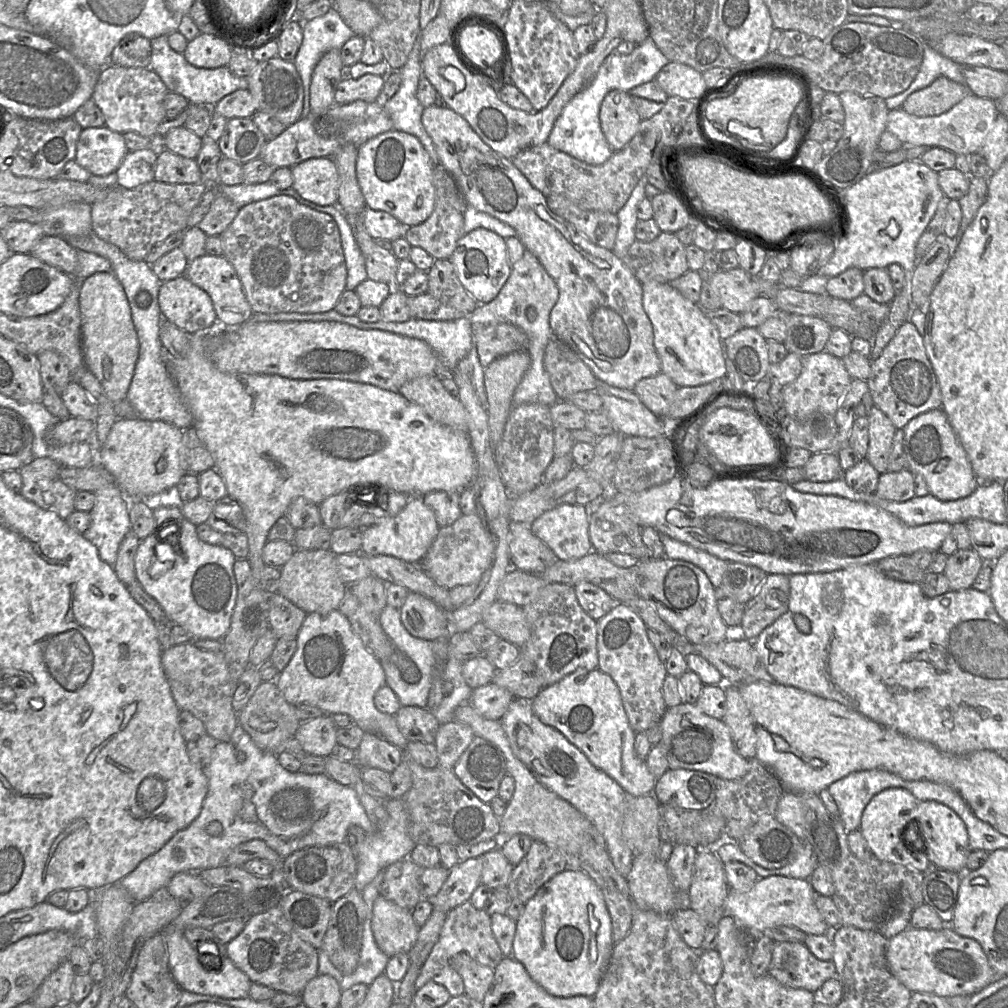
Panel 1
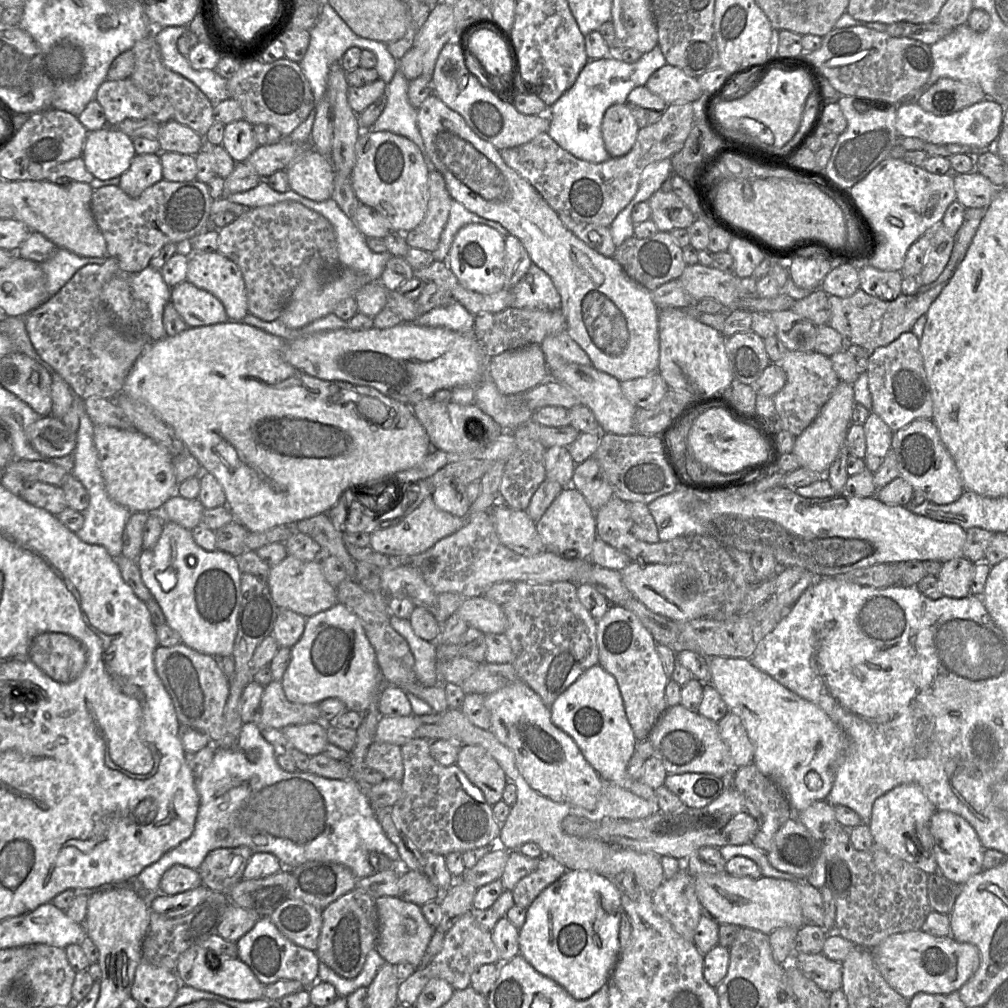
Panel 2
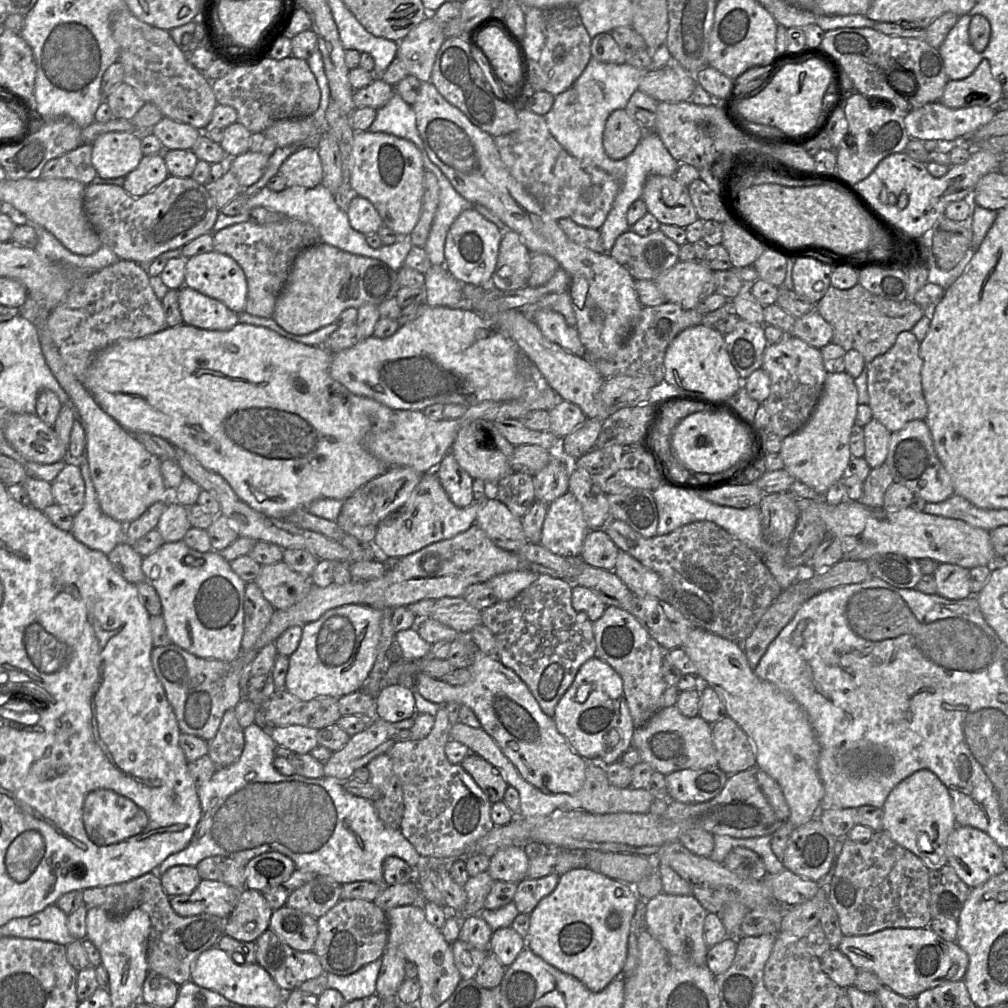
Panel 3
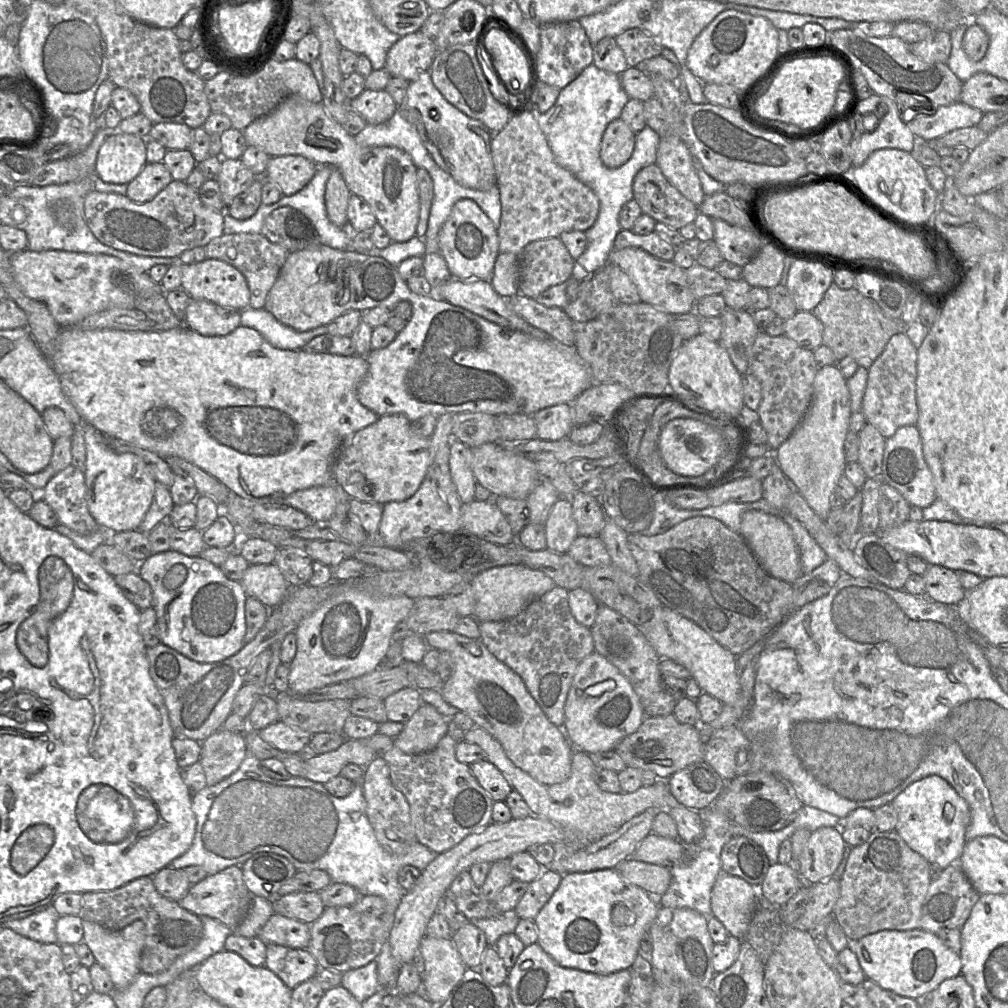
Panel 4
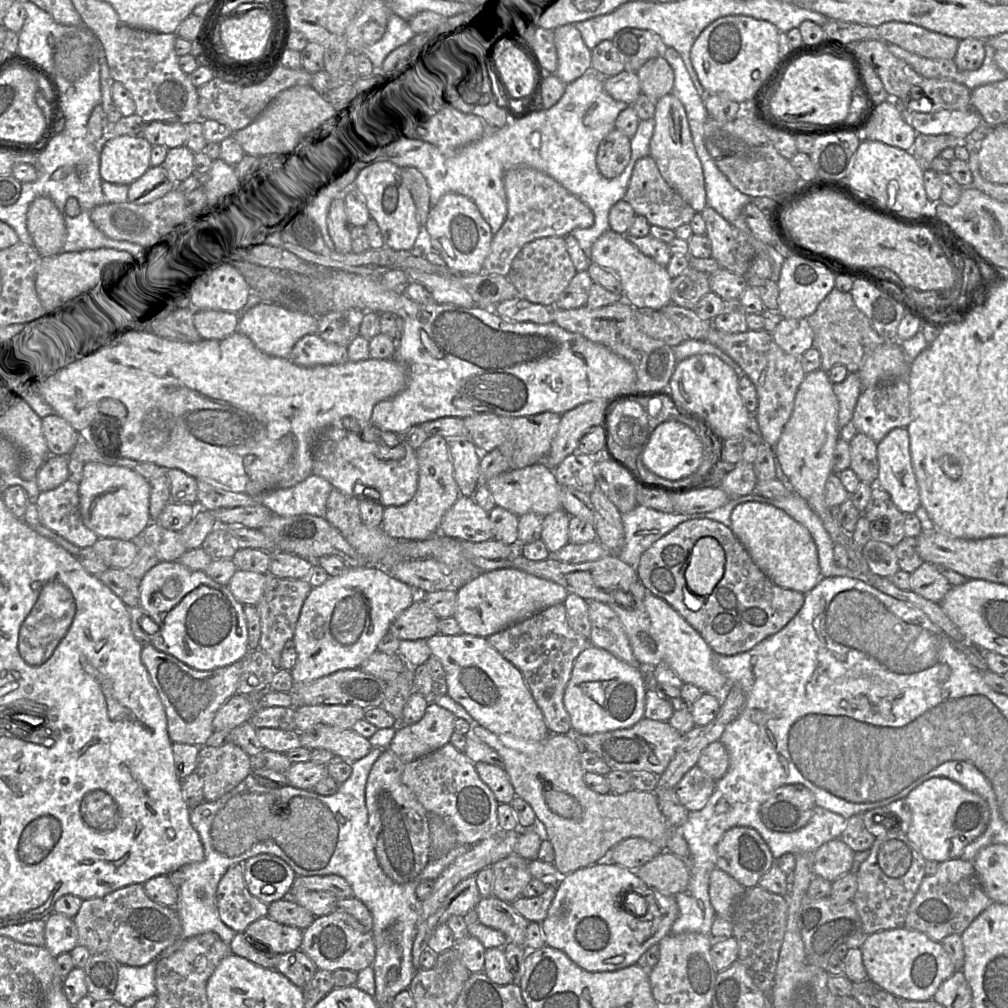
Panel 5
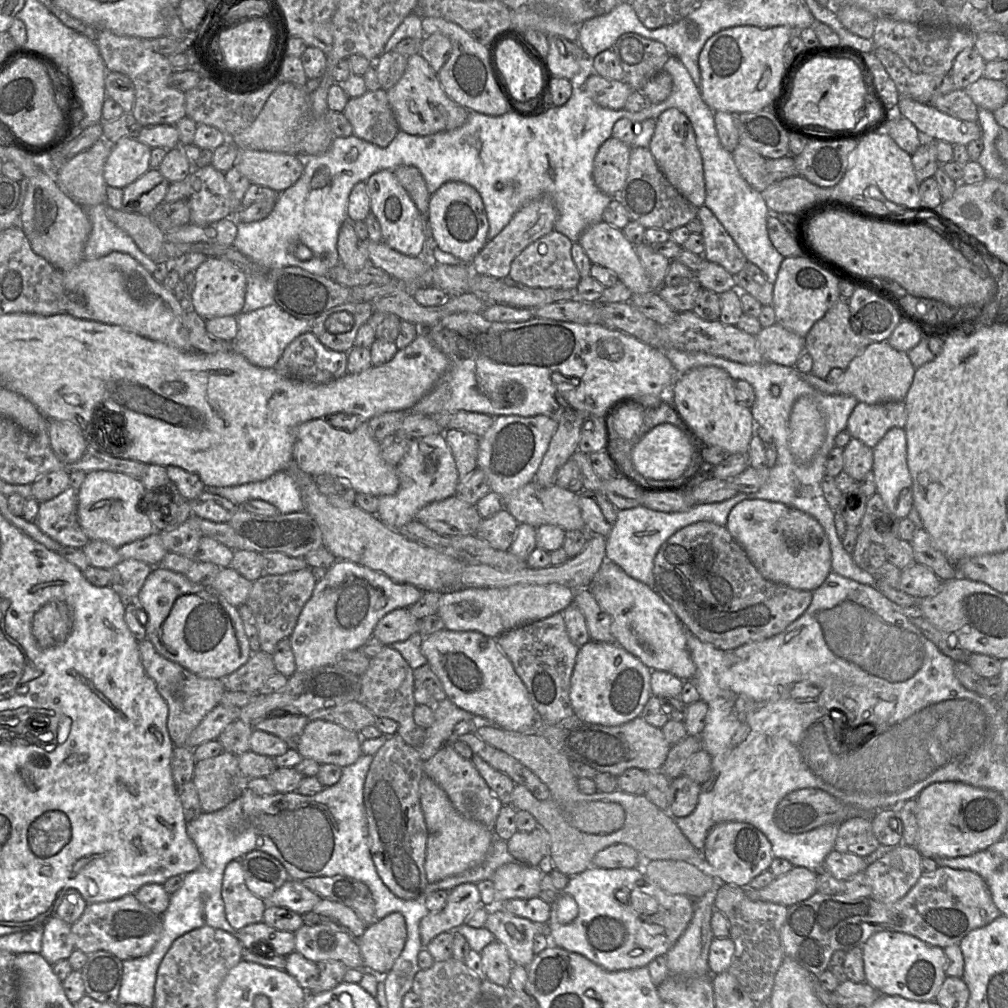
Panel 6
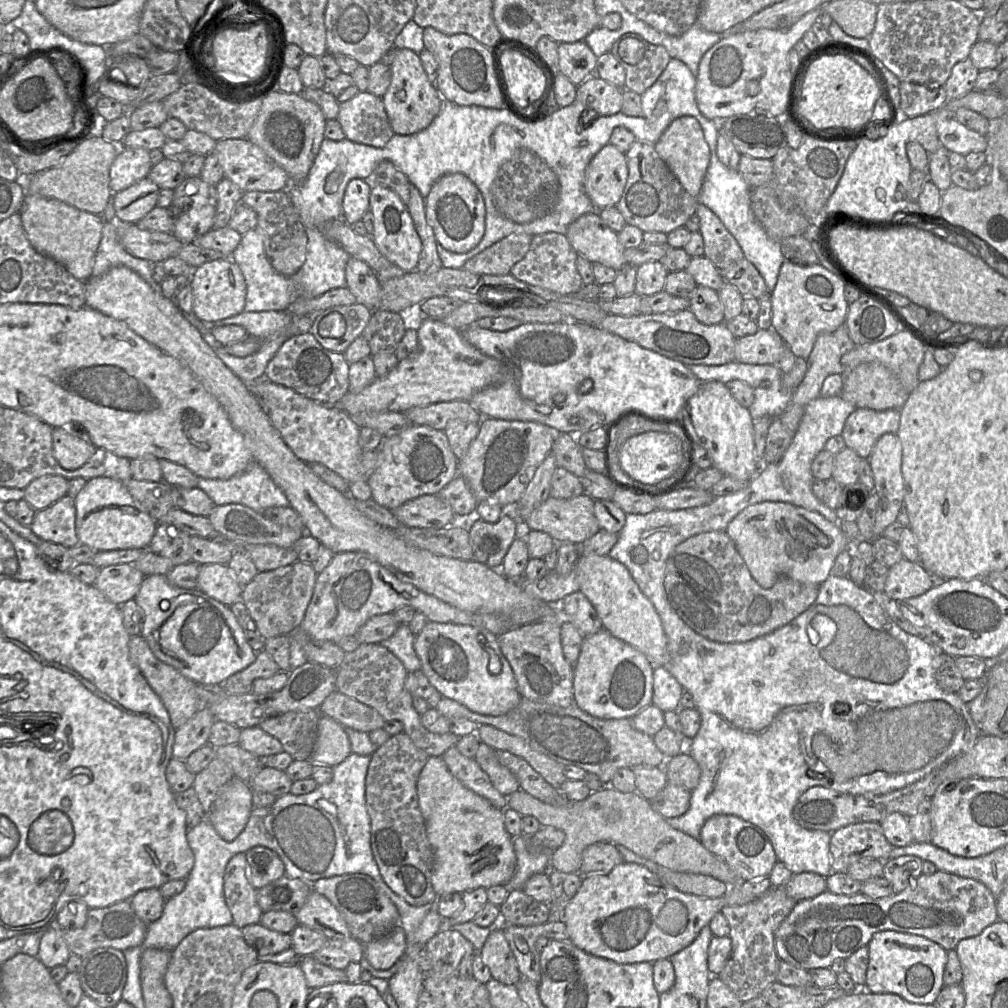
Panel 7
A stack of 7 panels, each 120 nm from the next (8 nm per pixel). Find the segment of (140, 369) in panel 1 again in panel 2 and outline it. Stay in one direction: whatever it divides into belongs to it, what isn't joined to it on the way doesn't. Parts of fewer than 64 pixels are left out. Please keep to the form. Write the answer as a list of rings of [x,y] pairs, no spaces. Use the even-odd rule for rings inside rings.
[[[148,265],[137,273],[126,274],[131,288],[132,300],[142,301],[148,311],[148,318],[143,325],[143,333],[149,342],[165,337],[163,312],[170,301],[171,288],[164,282],[159,270]]]

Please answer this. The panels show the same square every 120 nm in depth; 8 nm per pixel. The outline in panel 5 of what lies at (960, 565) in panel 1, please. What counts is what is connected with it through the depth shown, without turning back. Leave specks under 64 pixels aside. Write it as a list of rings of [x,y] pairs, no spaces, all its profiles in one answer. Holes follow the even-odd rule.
[[[924,562],[910,575],[911,590],[923,598],[940,603],[952,587],[939,569]]]

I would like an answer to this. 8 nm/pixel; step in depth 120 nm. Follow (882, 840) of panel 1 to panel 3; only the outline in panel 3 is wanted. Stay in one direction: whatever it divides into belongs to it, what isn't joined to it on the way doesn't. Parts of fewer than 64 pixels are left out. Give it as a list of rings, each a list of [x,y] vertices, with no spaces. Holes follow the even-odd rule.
[[[920,770],[893,788],[882,807],[883,831],[915,854],[929,870],[947,865],[946,843],[957,826],[946,786],[929,770]]]

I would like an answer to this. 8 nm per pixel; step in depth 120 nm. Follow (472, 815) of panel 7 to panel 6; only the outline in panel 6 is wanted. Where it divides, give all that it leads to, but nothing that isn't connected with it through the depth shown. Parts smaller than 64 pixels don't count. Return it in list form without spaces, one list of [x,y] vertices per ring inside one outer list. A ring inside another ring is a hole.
[[[425,774],[420,780],[419,794],[427,827],[425,872],[428,883],[460,874],[483,862],[495,837],[494,830],[461,815],[447,793]]]

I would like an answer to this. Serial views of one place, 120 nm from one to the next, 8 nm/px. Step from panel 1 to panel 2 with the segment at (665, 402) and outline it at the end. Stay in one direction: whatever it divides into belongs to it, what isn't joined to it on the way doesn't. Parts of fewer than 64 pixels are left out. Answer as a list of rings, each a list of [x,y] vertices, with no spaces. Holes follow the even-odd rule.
[[[658,372],[620,382],[620,385],[624,396],[637,408],[653,408],[670,389]]]

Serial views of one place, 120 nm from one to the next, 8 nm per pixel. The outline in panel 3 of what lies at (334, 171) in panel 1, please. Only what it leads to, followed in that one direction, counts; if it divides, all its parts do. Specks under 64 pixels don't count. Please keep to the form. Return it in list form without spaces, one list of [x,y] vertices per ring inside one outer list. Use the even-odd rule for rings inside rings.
[[[298,147],[280,166],[278,174],[290,187],[314,188],[322,183],[322,165],[317,150]]]

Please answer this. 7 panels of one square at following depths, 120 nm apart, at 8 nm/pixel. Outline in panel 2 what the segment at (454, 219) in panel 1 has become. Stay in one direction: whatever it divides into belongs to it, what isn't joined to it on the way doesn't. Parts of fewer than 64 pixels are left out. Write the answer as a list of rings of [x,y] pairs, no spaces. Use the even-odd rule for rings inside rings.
[[[438,170],[430,172],[426,215],[416,228],[404,233],[409,248],[431,253],[437,249],[440,236],[449,218],[451,204],[452,197],[448,192],[443,175]]]

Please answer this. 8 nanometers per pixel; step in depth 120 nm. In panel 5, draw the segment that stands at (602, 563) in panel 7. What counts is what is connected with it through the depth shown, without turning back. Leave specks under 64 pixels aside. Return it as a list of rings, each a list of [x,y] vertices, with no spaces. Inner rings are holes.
[[[640,581],[630,586],[635,605],[626,609],[616,602],[607,604],[619,616],[629,639],[633,655],[645,668],[667,666],[684,682],[718,697],[721,702],[731,684],[713,664],[714,651],[702,636],[665,600],[655,596]]]

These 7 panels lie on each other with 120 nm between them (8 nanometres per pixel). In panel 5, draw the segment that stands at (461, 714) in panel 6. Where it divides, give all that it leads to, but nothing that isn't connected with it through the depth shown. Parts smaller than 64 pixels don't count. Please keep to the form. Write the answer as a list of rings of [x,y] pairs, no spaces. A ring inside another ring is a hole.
[[[430,702],[420,721],[410,725],[399,724],[388,748],[406,763],[431,753],[450,742],[455,718],[456,716],[446,708]]]

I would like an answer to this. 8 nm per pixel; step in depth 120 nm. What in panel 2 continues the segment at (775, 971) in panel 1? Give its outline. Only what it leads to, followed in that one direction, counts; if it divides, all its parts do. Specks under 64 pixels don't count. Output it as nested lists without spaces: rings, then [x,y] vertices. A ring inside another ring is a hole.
[[[793,952],[796,965],[801,972],[814,981],[817,986],[831,993],[842,987],[842,964],[830,960],[822,953],[805,954]]]

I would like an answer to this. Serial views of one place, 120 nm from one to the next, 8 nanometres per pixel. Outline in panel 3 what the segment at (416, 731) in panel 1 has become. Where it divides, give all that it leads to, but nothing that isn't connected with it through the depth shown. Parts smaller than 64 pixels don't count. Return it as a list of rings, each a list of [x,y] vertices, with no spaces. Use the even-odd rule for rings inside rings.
[[[375,718],[369,728],[351,736],[342,749],[332,753],[324,763],[324,776],[341,781],[352,778],[355,770],[388,752],[395,744],[396,731],[392,723]]]

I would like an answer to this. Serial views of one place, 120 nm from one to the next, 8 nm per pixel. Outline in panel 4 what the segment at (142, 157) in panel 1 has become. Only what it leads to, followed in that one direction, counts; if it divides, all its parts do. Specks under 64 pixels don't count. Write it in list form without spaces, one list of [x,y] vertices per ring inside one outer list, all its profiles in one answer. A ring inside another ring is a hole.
[[[162,161],[146,163],[140,173],[127,184],[126,196],[137,203],[150,201],[172,180]]]

